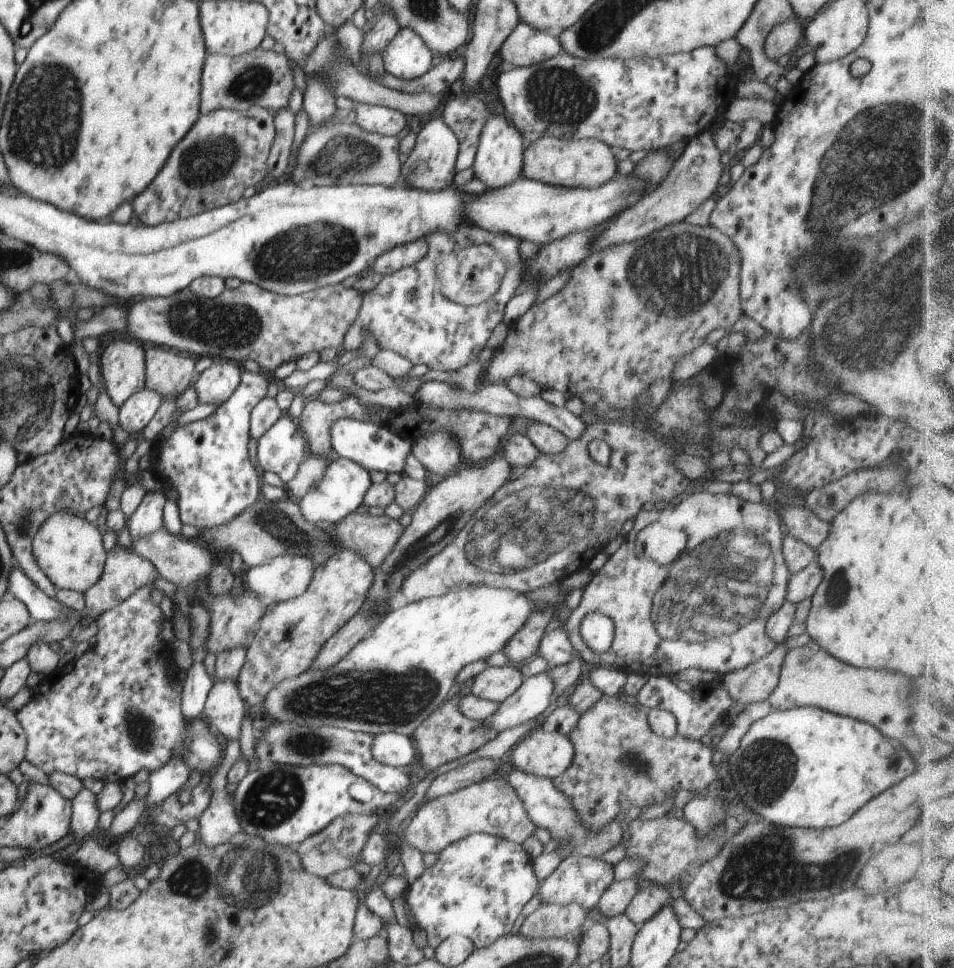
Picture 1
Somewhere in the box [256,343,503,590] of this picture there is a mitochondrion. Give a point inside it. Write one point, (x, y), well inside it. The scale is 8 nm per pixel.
(467, 434)

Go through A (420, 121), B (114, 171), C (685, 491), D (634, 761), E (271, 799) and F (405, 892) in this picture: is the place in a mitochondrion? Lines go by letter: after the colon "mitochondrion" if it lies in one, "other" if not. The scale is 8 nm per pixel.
A: other
B: other
C: other
D: mitochondrion
E: mitochondrion
F: other

